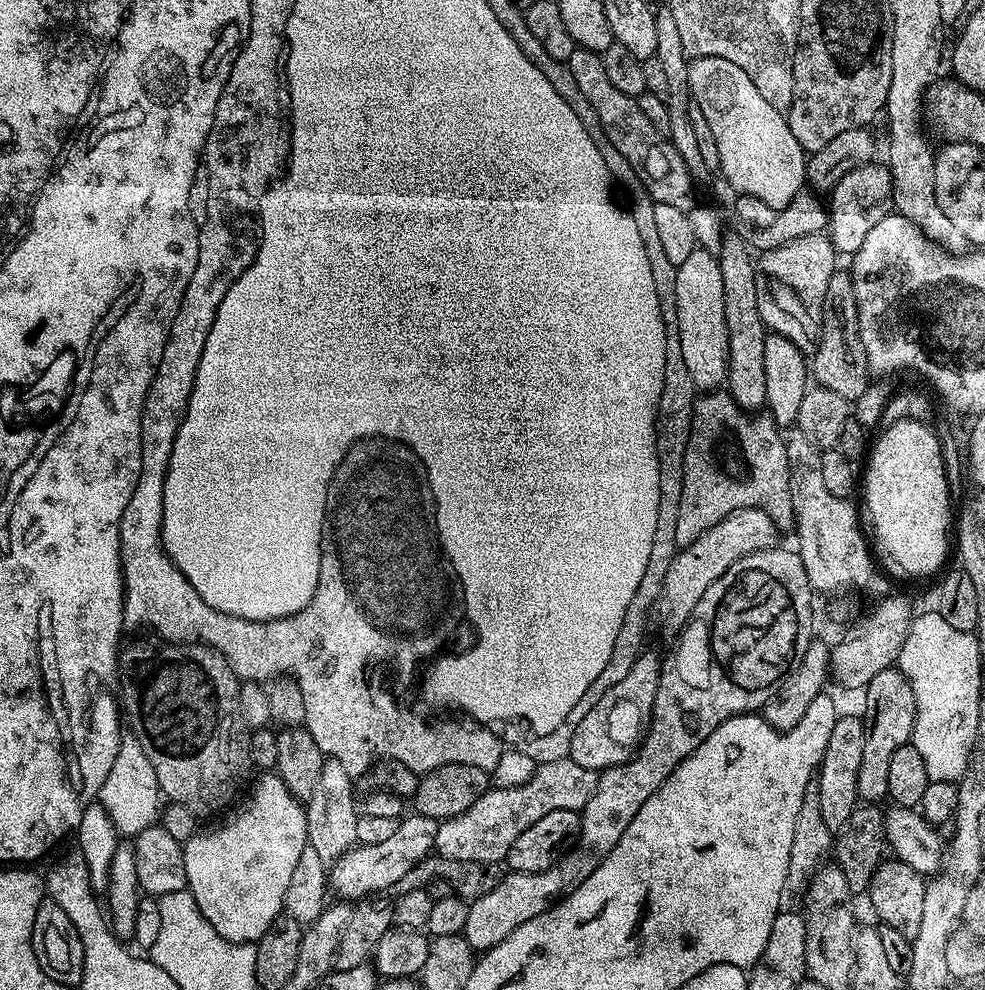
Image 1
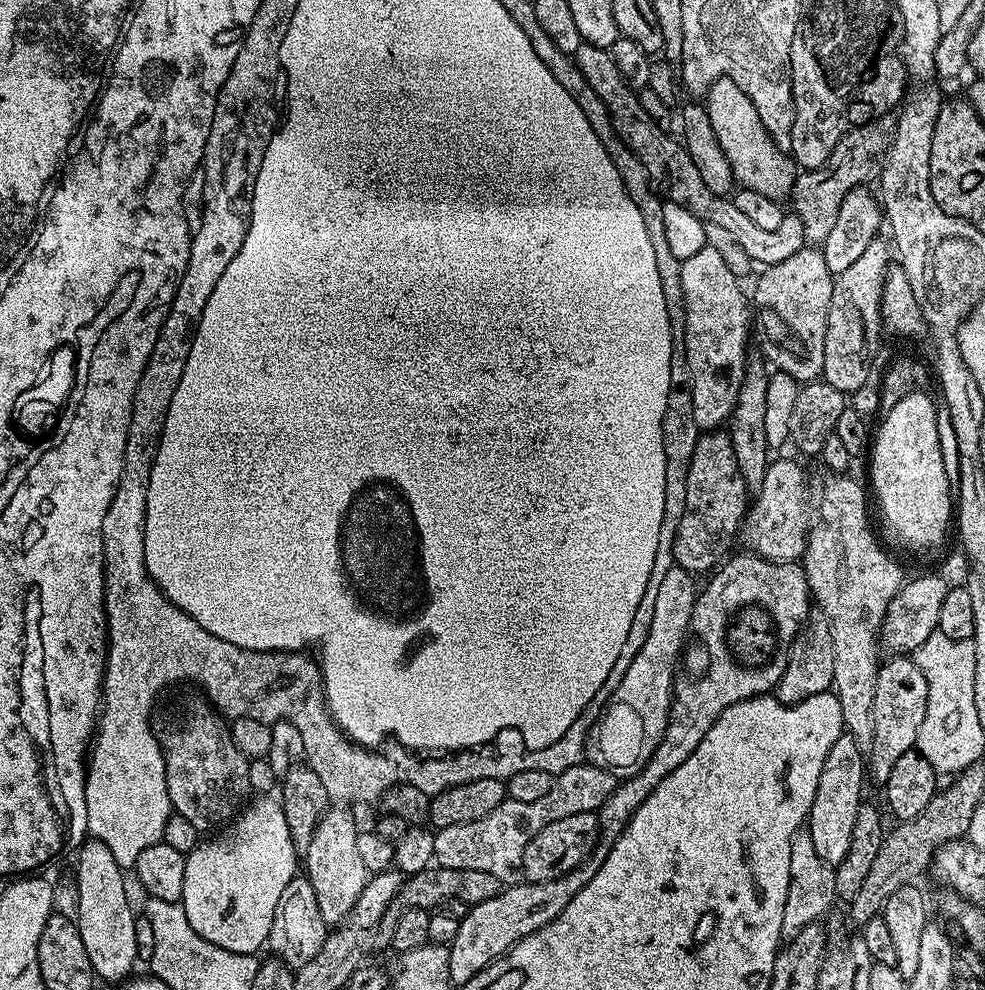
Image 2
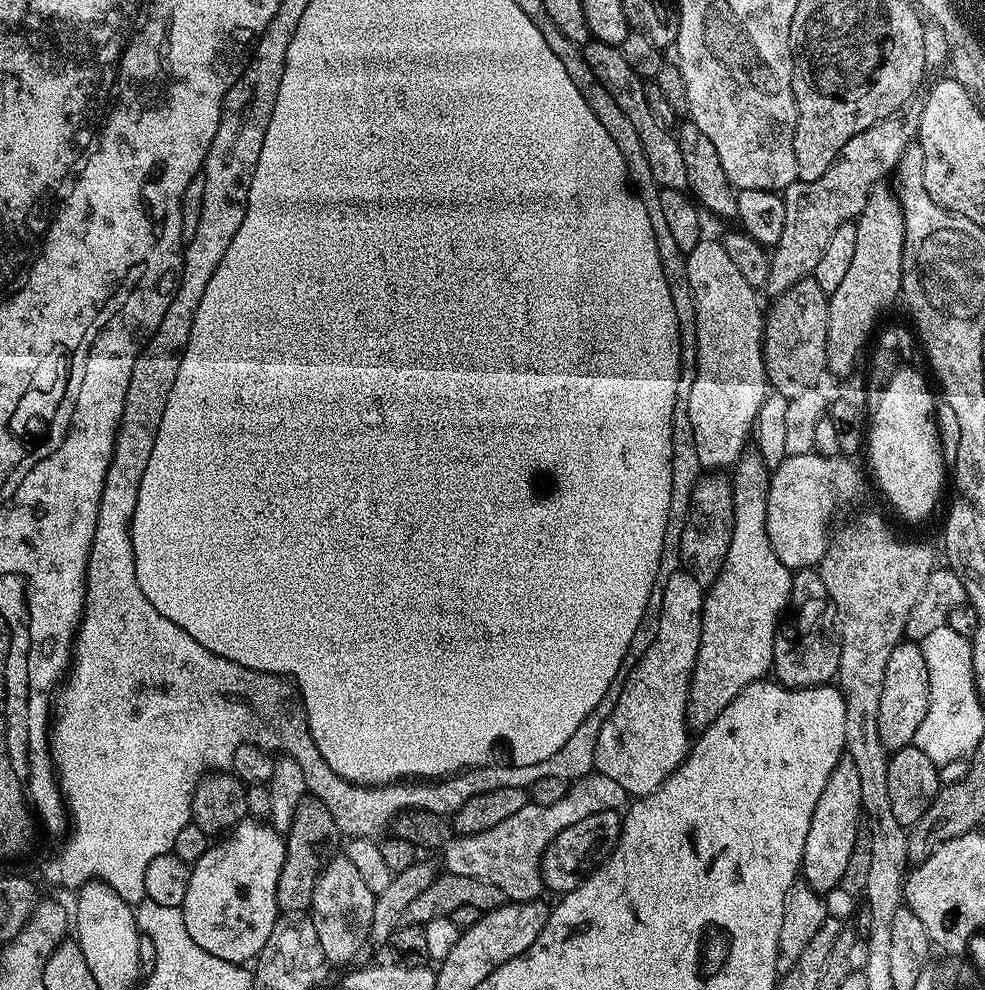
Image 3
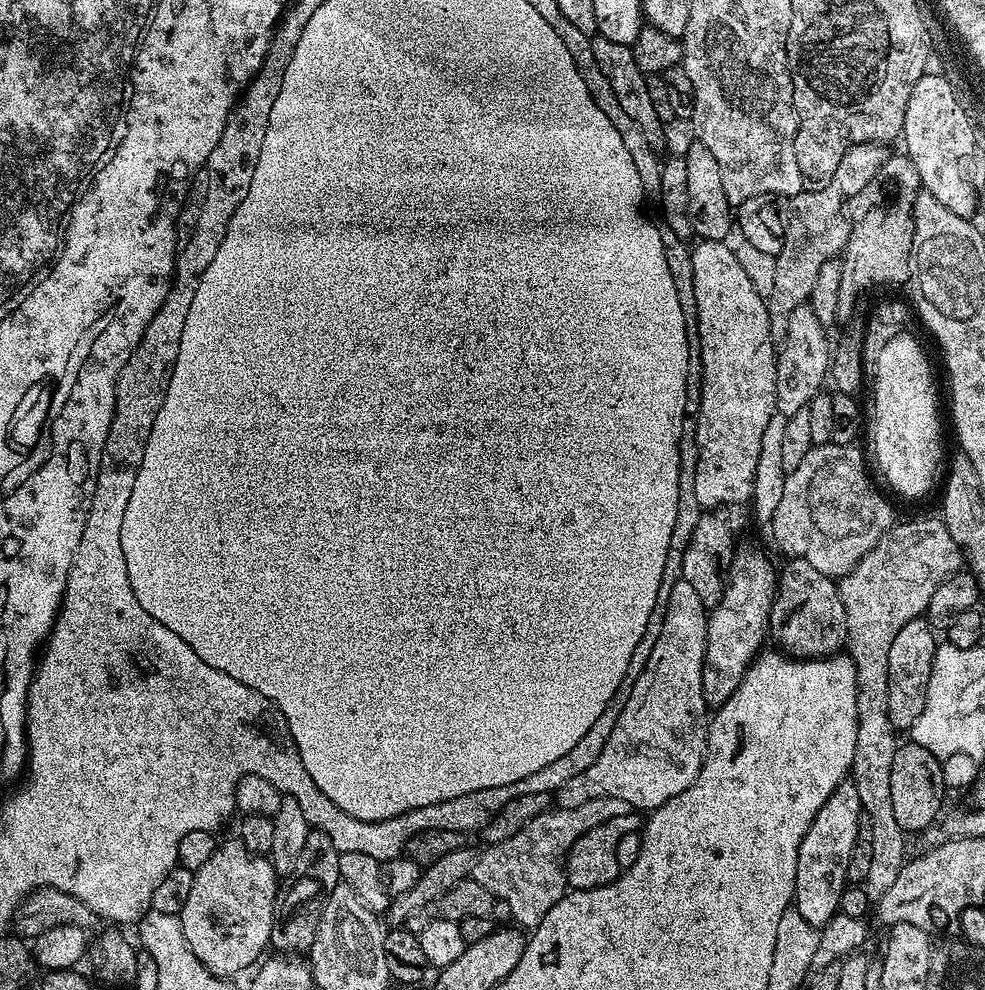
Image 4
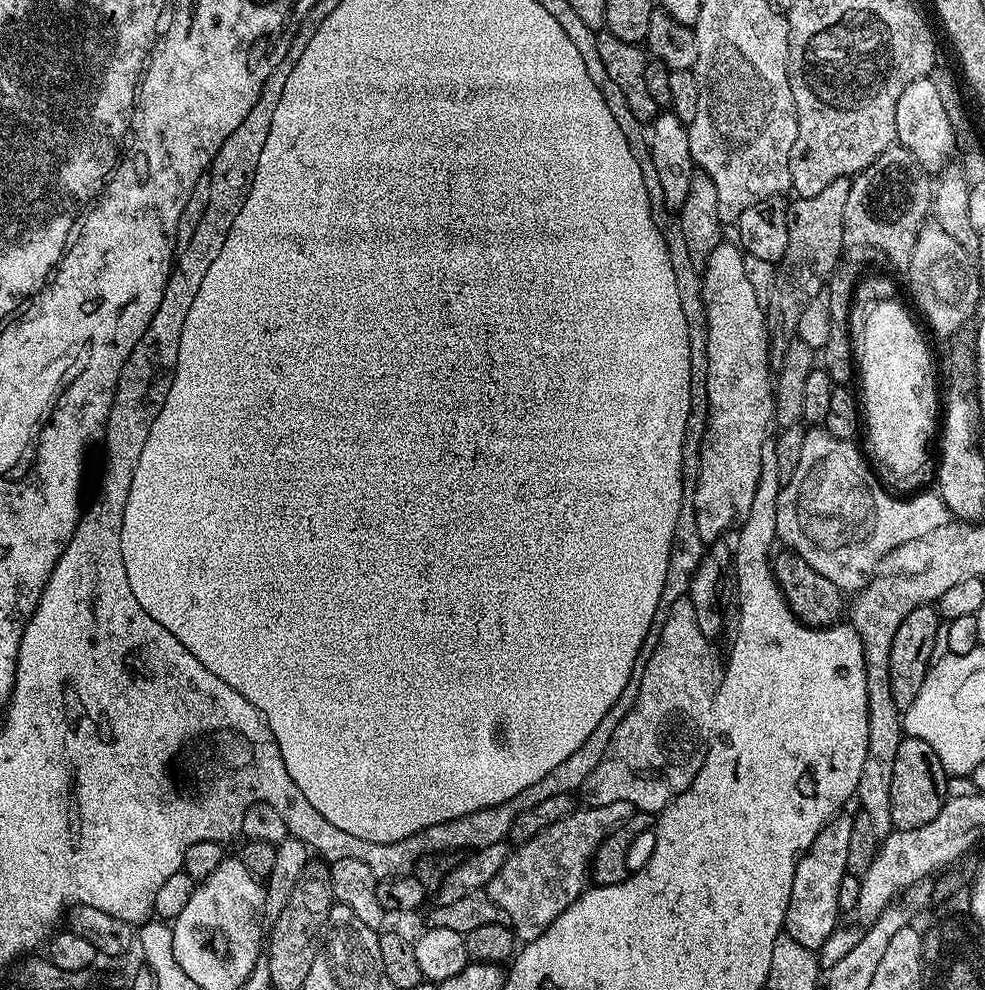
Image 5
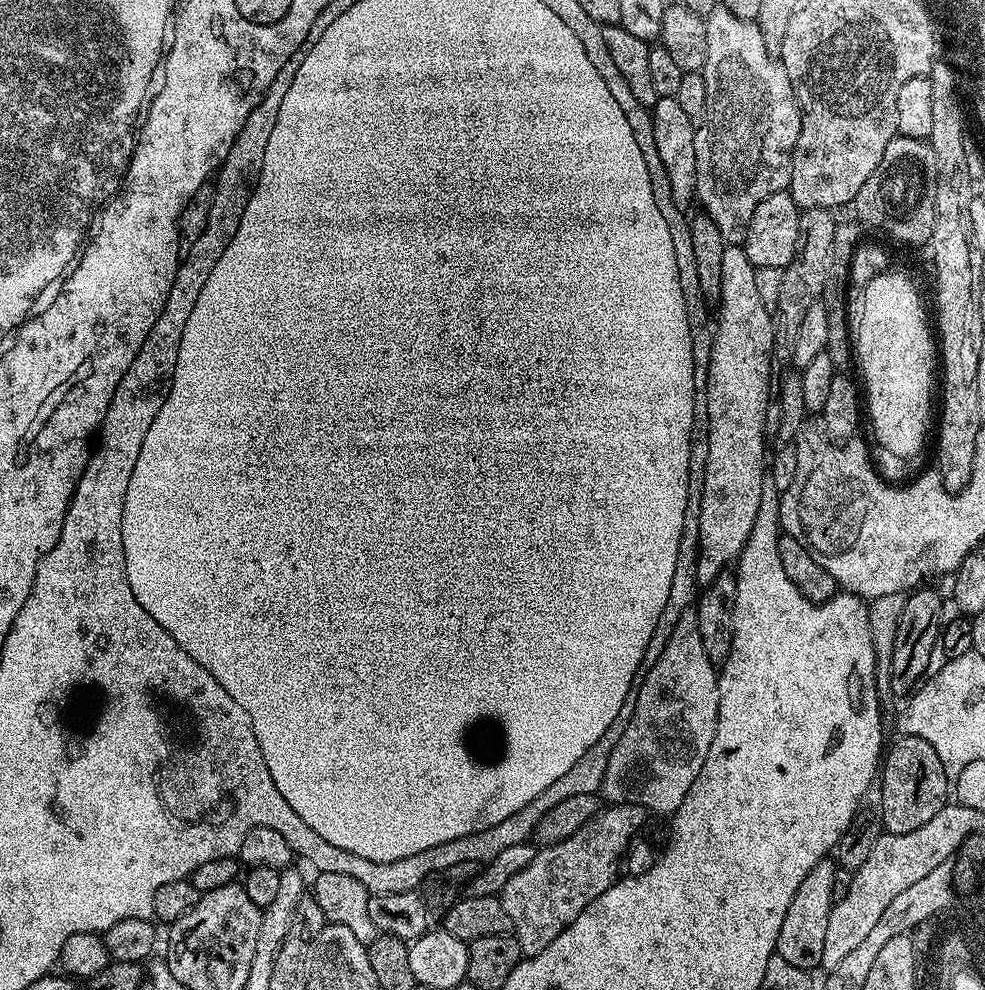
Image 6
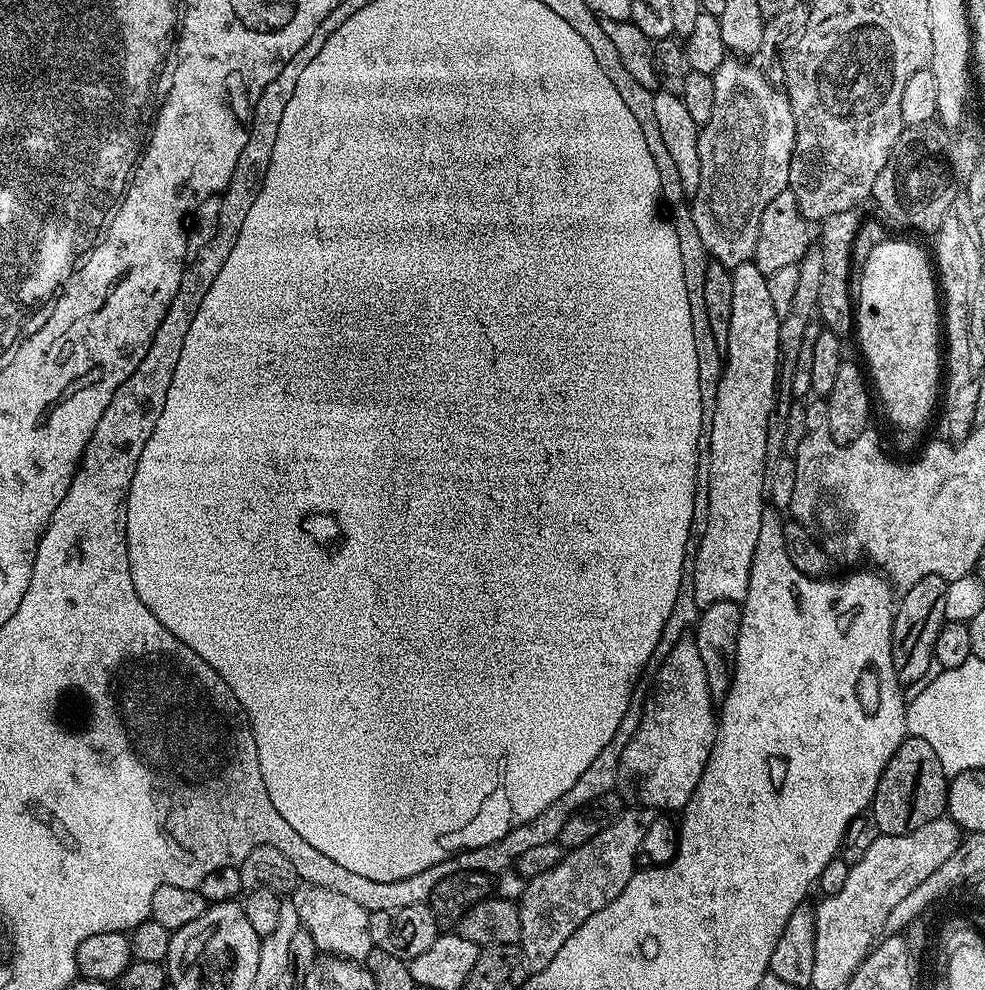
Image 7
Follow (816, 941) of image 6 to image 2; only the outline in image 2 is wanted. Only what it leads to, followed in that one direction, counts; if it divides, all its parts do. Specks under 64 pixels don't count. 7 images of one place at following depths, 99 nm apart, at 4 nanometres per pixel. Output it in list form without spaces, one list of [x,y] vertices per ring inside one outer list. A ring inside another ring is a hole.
[[[847,734],[836,737],[836,744],[830,746],[826,754],[826,762],[820,767],[820,785],[818,790],[812,793],[812,807],[810,809],[810,831],[814,850],[822,858],[822,862],[830,865],[837,865],[846,858],[846,850],[850,850],[850,834],[854,834],[854,818],[858,818],[858,806],[865,799],[864,780],[866,784],[866,752],[858,746],[858,742]]]

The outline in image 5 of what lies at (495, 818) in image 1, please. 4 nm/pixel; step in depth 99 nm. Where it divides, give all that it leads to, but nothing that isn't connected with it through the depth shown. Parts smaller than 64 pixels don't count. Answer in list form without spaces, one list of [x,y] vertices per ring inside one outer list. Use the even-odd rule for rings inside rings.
[[[610,802],[610,806],[577,807],[569,816],[562,817],[548,828],[544,828],[534,838],[517,843],[508,853],[501,869],[487,884],[486,891],[497,908],[510,921],[510,927],[520,942],[537,940],[579,896],[585,895],[590,884],[592,859],[596,857],[598,846],[617,828],[631,818],[634,809],[630,802]]]

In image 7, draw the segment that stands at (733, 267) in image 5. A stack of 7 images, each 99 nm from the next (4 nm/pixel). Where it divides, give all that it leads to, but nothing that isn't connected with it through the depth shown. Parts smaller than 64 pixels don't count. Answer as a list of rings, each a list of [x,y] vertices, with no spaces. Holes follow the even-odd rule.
[[[740,268],[736,276],[736,313],[734,314],[734,331],[732,338],[732,356],[729,361],[728,374],[724,384],[721,384],[720,405],[716,415],[716,429],[711,436],[706,451],[706,468],[708,466],[708,525],[700,536],[700,545],[695,545],[696,561],[690,564],[690,581],[693,584],[694,602],[698,609],[703,610],[716,602],[734,602],[740,604],[748,599],[750,586],[750,566],[756,560],[756,547],[758,546],[758,530],[762,530],[762,514],[766,511],[766,430],[772,408],[777,407],[776,401],[776,375],[780,372],[780,324],[781,317],[774,314],[774,306],[770,303],[770,286],[766,273],[758,268]]]

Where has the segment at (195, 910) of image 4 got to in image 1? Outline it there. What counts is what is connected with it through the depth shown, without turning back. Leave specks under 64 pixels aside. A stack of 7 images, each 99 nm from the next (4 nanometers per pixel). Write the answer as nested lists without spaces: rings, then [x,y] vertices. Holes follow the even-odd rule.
[[[264,774],[255,781],[249,805],[239,807],[236,813],[215,824],[218,825],[199,829],[183,843],[187,890],[194,896],[215,935],[228,941],[250,944],[260,940],[276,917],[284,912],[284,895],[286,886],[290,886],[294,865],[298,863],[302,850],[309,847],[305,805],[292,797],[280,776]]]

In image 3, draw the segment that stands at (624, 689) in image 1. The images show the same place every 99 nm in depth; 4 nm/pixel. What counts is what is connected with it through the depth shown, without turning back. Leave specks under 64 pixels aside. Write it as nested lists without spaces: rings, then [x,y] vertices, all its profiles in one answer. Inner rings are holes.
[[[683,570],[670,574],[668,580],[667,595],[664,596],[664,614],[660,625],[660,637],[656,640],[655,647],[648,652],[648,656],[644,657],[643,664],[636,669],[635,675],[632,676],[631,683],[628,684],[627,691],[620,700],[620,708],[616,709],[615,716],[608,721],[608,725],[604,728],[604,733],[596,739],[596,758],[594,761],[595,771],[602,773],[606,778],[614,778],[614,782],[618,782],[618,786],[622,786],[622,790],[628,792],[629,797],[643,798],[652,795],[653,792],[659,790],[660,785],[667,782],[670,774],[674,774],[674,770],[684,763],[690,751],[690,729],[688,726],[688,695],[690,694],[690,686],[692,685],[692,671],[696,665],[698,658],[698,646],[702,638],[702,610],[704,609],[704,598],[706,595],[705,585],[698,583],[689,572]]]

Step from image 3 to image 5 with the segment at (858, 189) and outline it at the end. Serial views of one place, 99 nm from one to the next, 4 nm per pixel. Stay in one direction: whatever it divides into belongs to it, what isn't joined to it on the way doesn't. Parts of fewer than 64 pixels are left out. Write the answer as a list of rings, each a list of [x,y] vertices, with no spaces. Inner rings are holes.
[[[847,179],[835,180],[830,182],[830,186],[826,186],[826,190],[822,190],[822,194],[814,194],[814,198],[801,196],[793,199],[792,205],[787,205],[786,254],[776,265],[774,286],[769,294],[772,298],[772,332],[776,332],[776,340],[768,341],[769,373],[775,374],[782,370],[784,355],[794,343],[802,310],[812,299],[825,291],[828,277],[842,259],[842,253],[845,251],[844,211],[848,185]]]

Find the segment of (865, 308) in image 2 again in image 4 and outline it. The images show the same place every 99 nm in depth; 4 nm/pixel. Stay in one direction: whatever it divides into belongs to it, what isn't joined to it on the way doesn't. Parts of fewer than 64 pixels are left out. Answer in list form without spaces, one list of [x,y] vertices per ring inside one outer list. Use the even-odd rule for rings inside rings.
[[[906,154],[900,156],[889,155],[878,166],[878,174],[858,190],[858,194],[850,201],[850,219],[852,229],[848,235],[848,241],[842,253],[840,265],[842,266],[842,286],[838,286],[838,310],[840,314],[848,314],[855,306],[856,299],[863,292],[868,292],[871,288],[880,288],[883,284],[907,285],[910,275],[910,261],[912,258],[912,243],[916,227],[914,226],[914,202],[916,193],[921,191],[922,185],[918,178],[918,170],[914,162]]]

